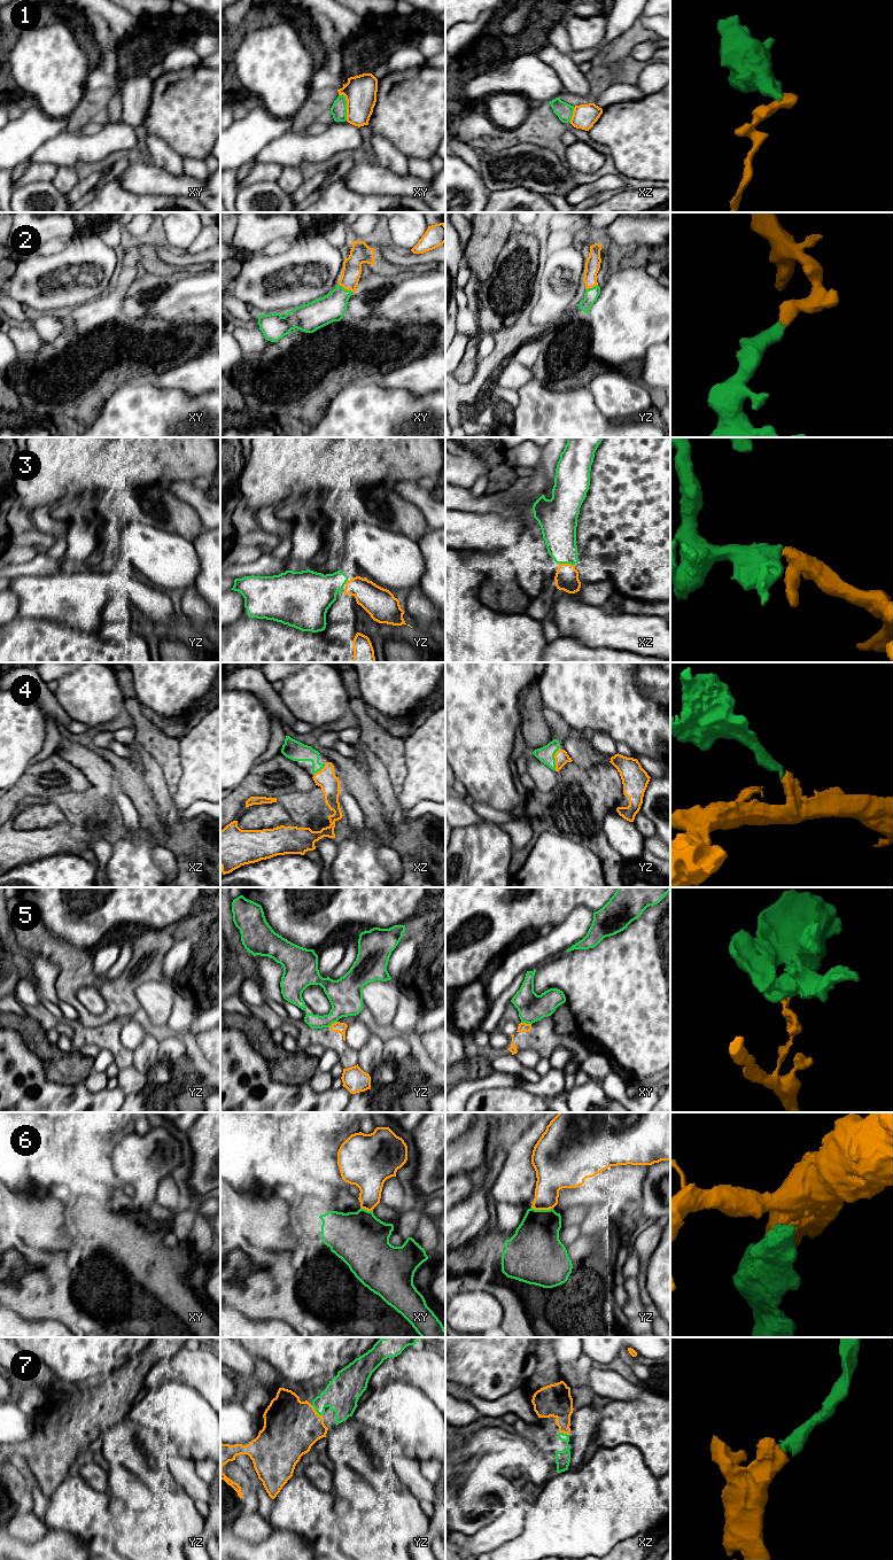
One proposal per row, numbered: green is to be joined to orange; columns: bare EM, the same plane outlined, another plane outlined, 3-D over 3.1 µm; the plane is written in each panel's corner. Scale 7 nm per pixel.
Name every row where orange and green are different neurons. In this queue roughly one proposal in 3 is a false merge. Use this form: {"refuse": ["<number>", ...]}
{"refuse": ["1", "5", "6"]}

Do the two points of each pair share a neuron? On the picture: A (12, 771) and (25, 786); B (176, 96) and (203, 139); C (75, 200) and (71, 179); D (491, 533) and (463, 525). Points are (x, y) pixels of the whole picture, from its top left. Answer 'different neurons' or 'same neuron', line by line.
A: different neurons
B: same neuron
C: different neurons
D: same neuron

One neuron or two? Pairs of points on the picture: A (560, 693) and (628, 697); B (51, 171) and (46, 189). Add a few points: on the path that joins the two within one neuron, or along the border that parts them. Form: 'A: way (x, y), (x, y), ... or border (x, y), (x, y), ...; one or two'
A: way (577, 693), (600, 693), (604, 697), (611, 697); one
B: border (52, 180), (33, 180), (22, 185); two

